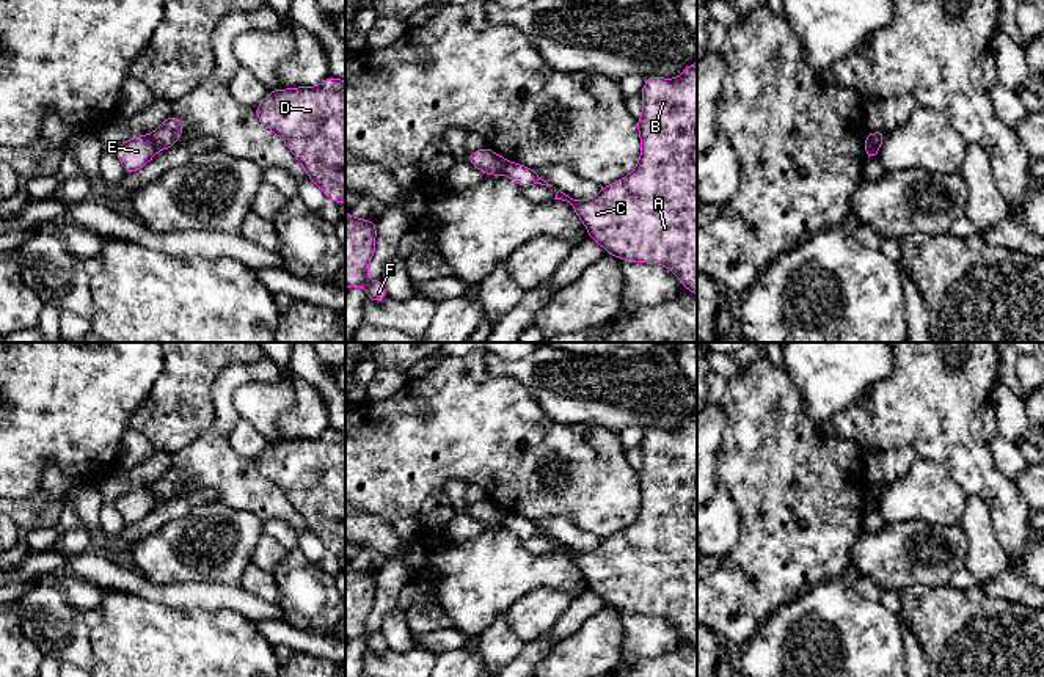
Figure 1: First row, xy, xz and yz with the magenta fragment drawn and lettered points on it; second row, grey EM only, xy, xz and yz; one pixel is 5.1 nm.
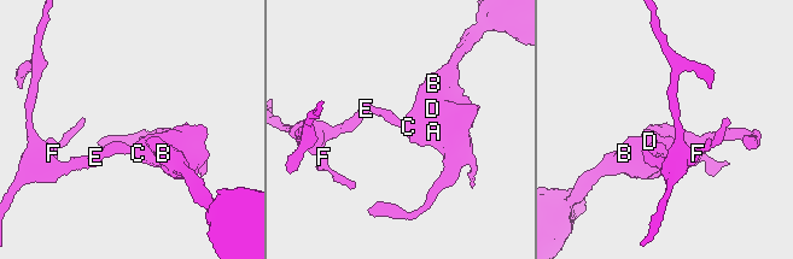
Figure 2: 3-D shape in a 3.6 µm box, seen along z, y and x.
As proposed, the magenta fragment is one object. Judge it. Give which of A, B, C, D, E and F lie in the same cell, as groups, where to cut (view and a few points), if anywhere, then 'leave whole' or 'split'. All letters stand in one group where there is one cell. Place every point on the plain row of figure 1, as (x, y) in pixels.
A B C D / E F | xy (149, 487), (159, 501) | split

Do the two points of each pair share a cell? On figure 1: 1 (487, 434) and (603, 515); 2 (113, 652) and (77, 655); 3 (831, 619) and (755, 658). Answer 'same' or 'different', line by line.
1: same
2: different
3: same

